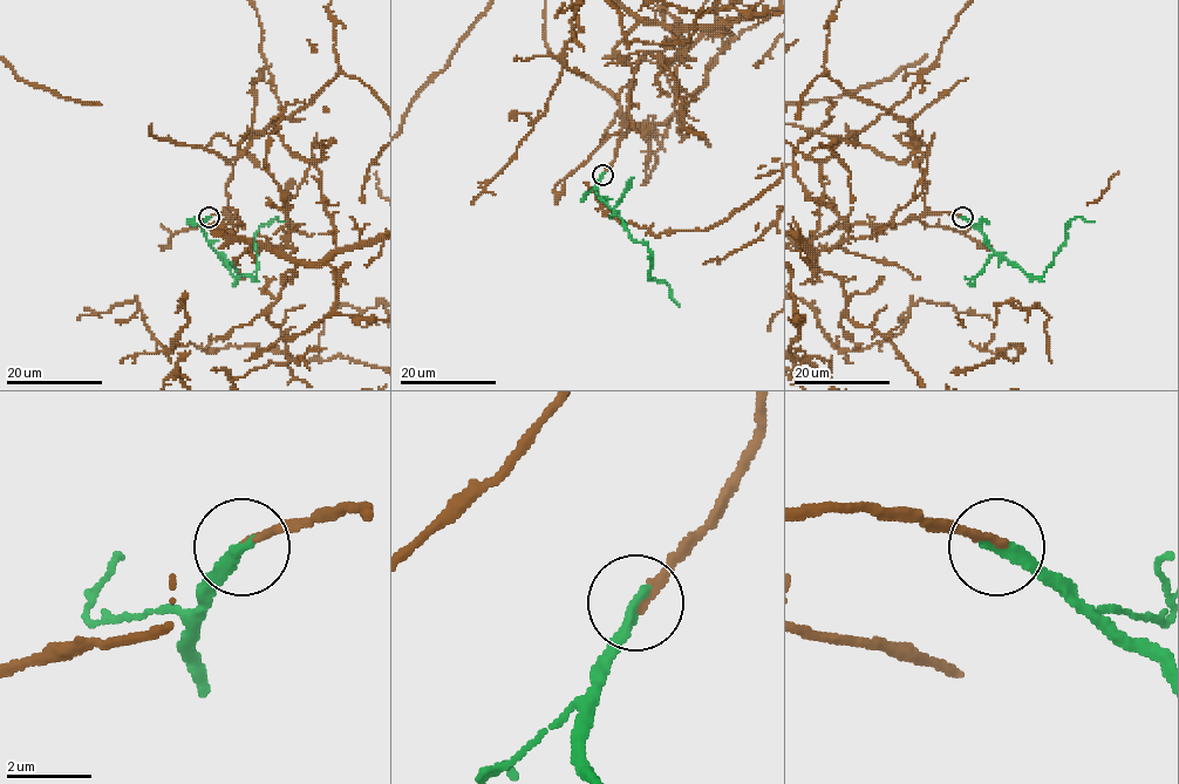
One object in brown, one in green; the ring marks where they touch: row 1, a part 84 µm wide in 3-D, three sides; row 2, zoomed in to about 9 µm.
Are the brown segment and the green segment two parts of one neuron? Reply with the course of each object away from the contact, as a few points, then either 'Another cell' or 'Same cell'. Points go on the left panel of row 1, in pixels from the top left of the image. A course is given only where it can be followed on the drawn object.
Course of green: (208, 217), (202, 227), (206, 241), (237, 272), (254, 278), (258, 264), (256, 232), (277, 217), (286, 220). Same cell

